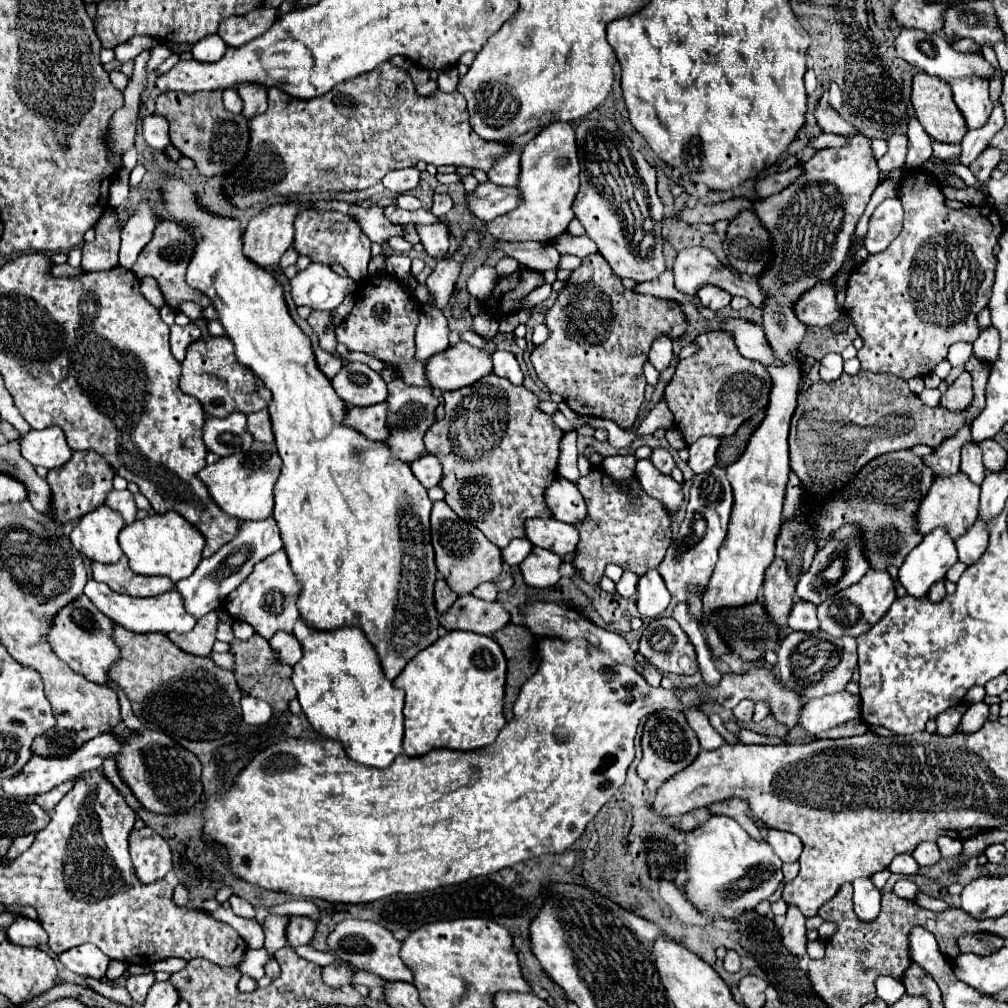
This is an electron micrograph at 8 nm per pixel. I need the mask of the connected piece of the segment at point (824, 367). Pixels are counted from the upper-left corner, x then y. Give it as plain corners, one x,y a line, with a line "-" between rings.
827,353
821,359
821,369
819,375
823,381
835,381
843,373
843,359
839,353

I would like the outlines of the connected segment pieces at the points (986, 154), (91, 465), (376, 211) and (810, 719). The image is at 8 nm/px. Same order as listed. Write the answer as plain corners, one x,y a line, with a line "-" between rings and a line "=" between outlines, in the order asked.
985,149
971,165
971,173
985,185
985,181
989,179
991,171
999,165
999,159
1001,159
1001,151
999,149
=
73,451
71,459
65,465
51,469
47,473
47,483
53,491
49,515
65,523
65,521
83,517
85,513
97,509
99,505
103,505
107,493
113,489
113,477
115,477
115,471
111,469
111,465
107,465
105,457
99,457
99,453
=
317,201
319,207
323,209
329,209
333,207
335,211
341,211
345,215
351,215
351,217
357,217
361,229
369,235
369,239
373,243
379,243
383,245
387,239
395,237
395,235
403,235
403,225
393,225
385,219
383,215
383,207
381,205
373,205
369,209
361,207
361,205
349,205
345,201
=
843,691
819,697
815,701
807,701
801,711
799,725
803,725
809,733
817,735
857,717
861,717
859,695

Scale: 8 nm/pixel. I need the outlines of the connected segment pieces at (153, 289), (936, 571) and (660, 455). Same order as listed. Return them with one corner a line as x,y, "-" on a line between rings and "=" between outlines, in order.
143,277
143,279
141,279
141,293
143,293
157,309
161,309
161,307
165,305
165,299
163,299
163,295
161,295
161,291
159,291
159,285
157,285
157,281
155,281
153,277
=
939,527
927,533
927,537
907,555
899,569
899,581
909,595
925,597
935,581
945,579
953,563
957,563
955,543
947,529
=
663,447
653,449
653,453
651,453
651,461
653,461
655,467
657,467
661,473
665,473
665,475
669,475
671,469
675,467
675,461
673,461
671,453
669,453
667,449
663,449

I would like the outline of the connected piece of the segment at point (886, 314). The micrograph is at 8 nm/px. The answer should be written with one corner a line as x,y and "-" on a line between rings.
907,171
907,175
901,181
899,187
899,199
903,203
905,209
905,221
903,221
903,231
895,237
895,241
881,253
869,255
867,261
859,267
853,269
849,283
847,283
847,301
845,301
845,311
849,313
851,321
857,327
859,337
865,341
863,349
859,351
857,359
861,361
861,369
865,371
873,371
873,373
891,373
897,375
901,379
911,379
911,377
925,377
927,373
931,373
935,369
937,363
941,363
947,357
947,349
957,343
957,341
965,341
965,343
973,343
975,337
979,337
979,325
977,325
977,313
987,307
989,297
991,297
991,285
993,285
993,271
997,265
997,259
993,255
993,247
997,245
997,237
1003,231
1003,221
999,217
999,213
989,207
989,205
979,205
979,207
963,207
963,209
949,209
945,207
945,197
941,195
941,187
931,175
921,173
921,171

